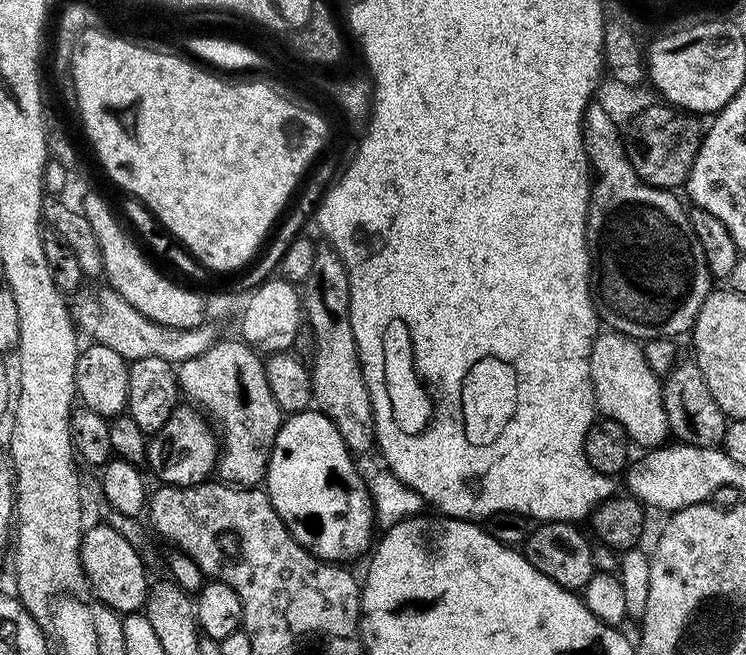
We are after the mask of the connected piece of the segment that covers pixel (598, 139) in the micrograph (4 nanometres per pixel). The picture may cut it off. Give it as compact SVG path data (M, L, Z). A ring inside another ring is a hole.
M597 102L589 104L584 112L582 142L584 143L584 153L588 155L589 165L594 173L594 183L591 185L588 198L588 255L590 257L592 302L596 306L597 317L603 323L605 320L608 323L605 325L611 331L620 332L624 336L630 336L632 339L641 342L657 340L663 336L680 338L683 332L685 335L691 329L693 322L698 318L698 310L702 310L702 302L706 302L709 292L713 291L714 288L714 277L706 266L706 254L702 254L702 245L698 243L698 238L694 238L694 226L690 226L689 209L680 205L680 200L676 197L679 195L675 191L666 188L655 188L647 184L642 178L638 178L634 166L630 166L628 161L628 152L624 149L621 125L616 124Z

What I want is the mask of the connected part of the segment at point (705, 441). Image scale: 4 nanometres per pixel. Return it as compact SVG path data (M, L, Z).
M679 361L665 376L662 387L669 433L675 441L698 447L719 447L723 443L727 416L714 400L695 361Z

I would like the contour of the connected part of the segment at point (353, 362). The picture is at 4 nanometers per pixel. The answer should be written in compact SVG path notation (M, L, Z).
M313 278L302 288L302 312L306 323L314 330L314 351L310 359L312 374L312 399L315 407L323 412L326 418L338 426L338 434L346 442L349 452L373 451L376 444L376 423L372 413L372 403L368 387L364 381L364 371L360 365L358 346L354 330L350 326L347 311L334 297L324 297L324 288Z

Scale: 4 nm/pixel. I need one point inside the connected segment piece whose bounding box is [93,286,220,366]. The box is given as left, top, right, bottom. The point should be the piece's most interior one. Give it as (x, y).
(118, 325)

